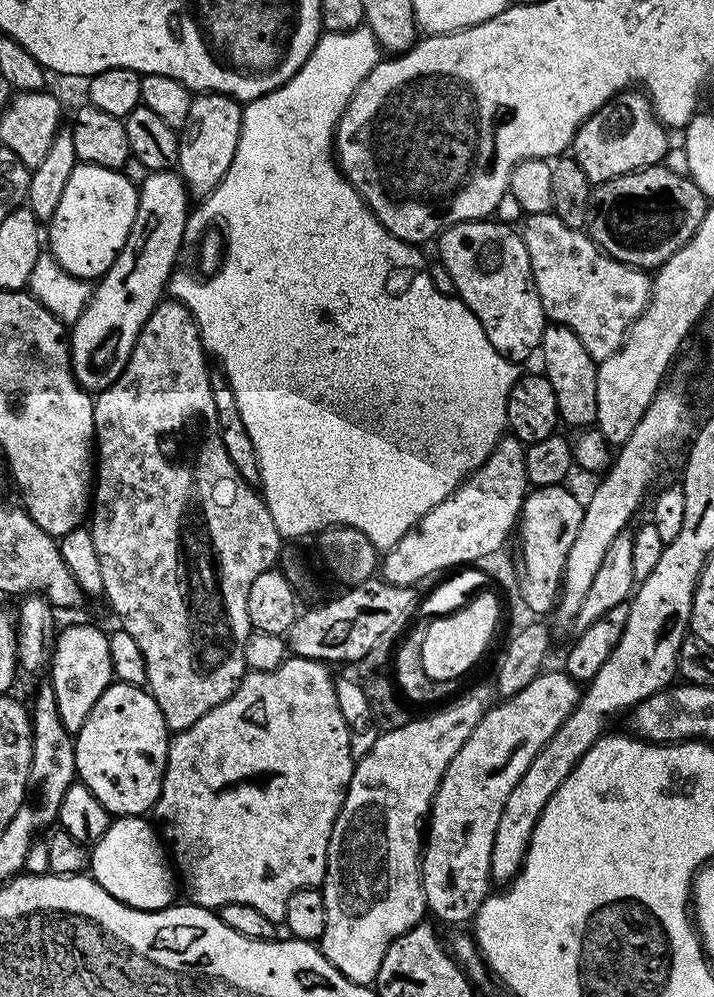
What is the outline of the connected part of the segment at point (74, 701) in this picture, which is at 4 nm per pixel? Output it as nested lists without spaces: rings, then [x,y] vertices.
[[[72,624],[69,628],[61,627],[50,648],[50,672],[51,668],[50,679],[54,698],[58,702],[58,714],[62,718],[62,726],[66,726],[68,732],[75,734],[80,731],[82,722],[90,714],[90,710],[94,710],[94,702],[98,702],[98,698],[102,698],[102,694],[114,680],[108,632],[105,629],[95,628],[92,624]]]

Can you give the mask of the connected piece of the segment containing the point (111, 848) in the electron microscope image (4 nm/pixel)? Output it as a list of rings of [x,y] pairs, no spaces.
[[[123,816],[113,819],[106,834],[93,845],[90,852],[90,874],[108,894],[129,908],[154,912],[169,907],[172,897],[174,872],[168,863],[165,845],[159,833],[146,822],[145,817]]]

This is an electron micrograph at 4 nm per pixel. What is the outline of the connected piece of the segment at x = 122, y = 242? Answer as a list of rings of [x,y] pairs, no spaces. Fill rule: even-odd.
[[[77,163],[74,174],[66,181],[66,190],[62,190],[62,198],[54,209],[54,214],[46,222],[46,248],[51,256],[70,274],[80,280],[96,282],[103,278],[114,266],[114,258],[126,246],[126,238],[130,238],[130,230],[134,226],[134,218],[138,214],[140,193],[137,185],[124,176],[123,171]]]

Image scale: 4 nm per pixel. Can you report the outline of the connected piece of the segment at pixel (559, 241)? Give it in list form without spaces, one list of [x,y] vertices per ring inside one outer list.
[[[553,211],[528,216],[522,224],[522,235],[526,242],[526,250],[530,254],[530,266],[545,317],[551,323],[574,330],[574,334],[582,338],[582,346],[586,346],[590,358],[598,362],[610,358],[624,345],[632,324],[644,313],[644,308],[652,296],[653,277],[643,268],[630,268],[613,256],[607,256],[592,241],[587,231],[566,226]]]

